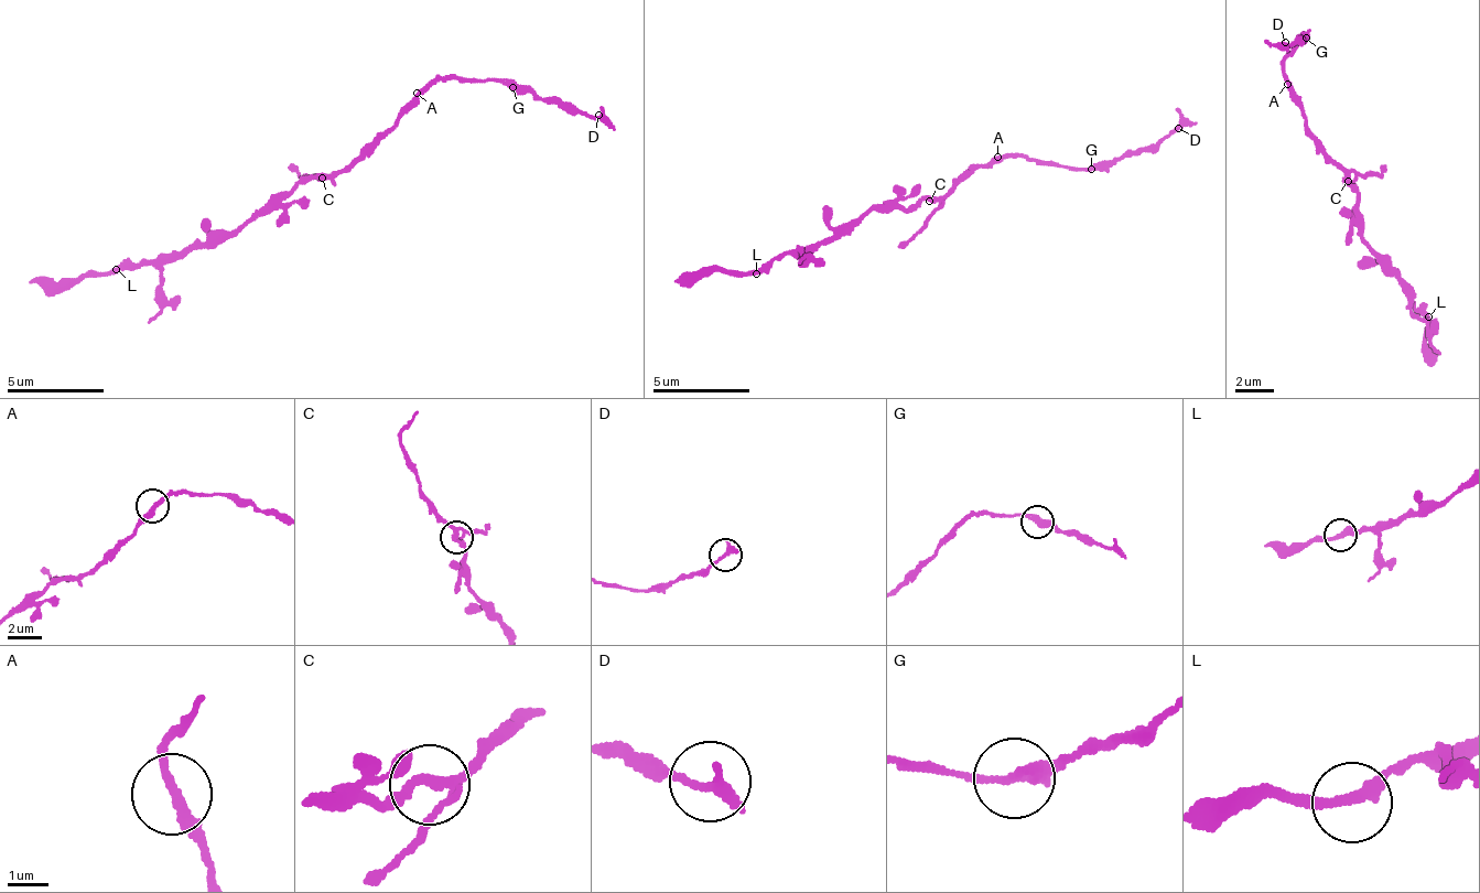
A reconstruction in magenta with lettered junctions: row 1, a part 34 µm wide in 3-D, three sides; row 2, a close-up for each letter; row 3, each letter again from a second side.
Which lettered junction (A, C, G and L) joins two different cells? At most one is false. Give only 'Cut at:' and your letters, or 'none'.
Cut at: G

